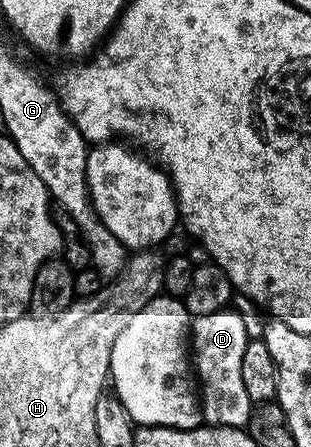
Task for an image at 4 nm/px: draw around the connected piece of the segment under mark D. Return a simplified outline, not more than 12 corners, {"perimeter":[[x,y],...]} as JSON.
{"perimeter":[[235,308],[191,319],[208,426],[246,427],[247,322]]}

